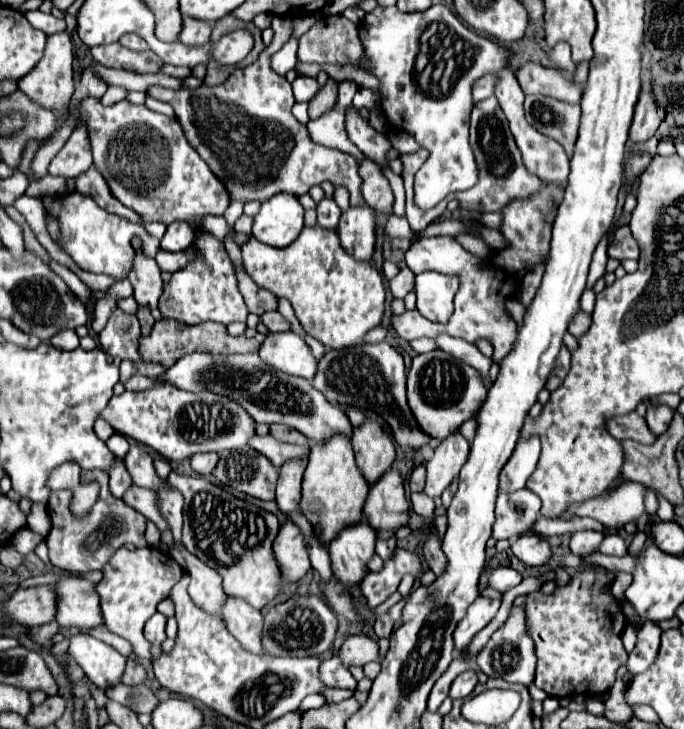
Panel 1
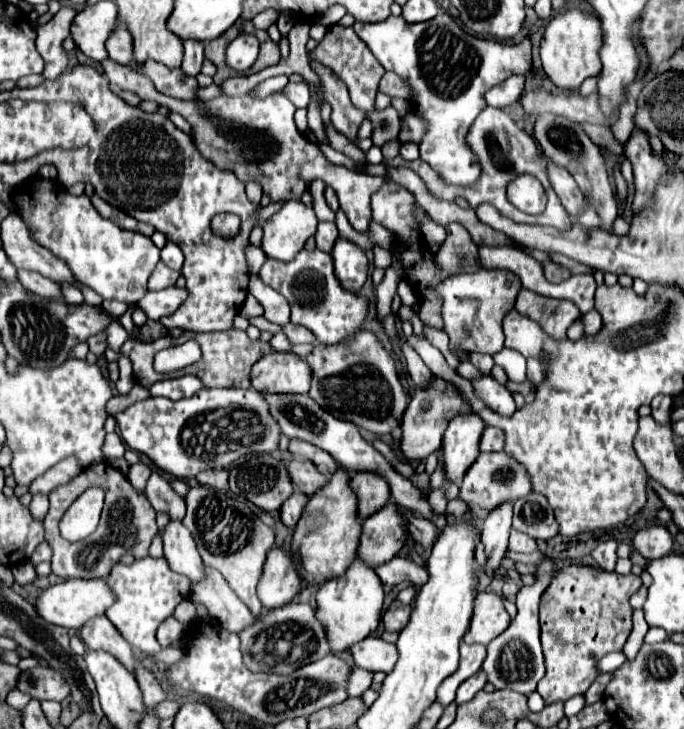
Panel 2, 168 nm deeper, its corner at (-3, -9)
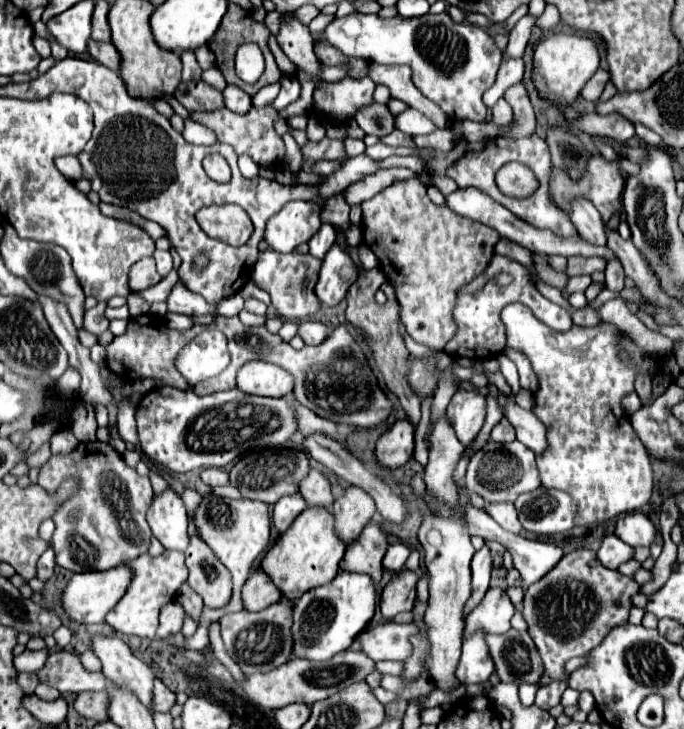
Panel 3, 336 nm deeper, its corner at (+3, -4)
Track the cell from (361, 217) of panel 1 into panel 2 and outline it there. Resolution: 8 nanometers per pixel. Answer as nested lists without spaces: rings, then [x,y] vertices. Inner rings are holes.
[[[338,237],[332,249],[336,277],[348,291],[360,291],[368,277],[368,257],[362,247],[346,237]]]

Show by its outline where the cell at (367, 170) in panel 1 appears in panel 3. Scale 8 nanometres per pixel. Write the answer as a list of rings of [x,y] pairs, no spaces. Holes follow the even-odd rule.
[[[418,178],[400,180],[362,204],[362,240],[376,254],[380,270],[394,286],[400,318],[414,342],[442,350],[456,334],[452,310],[460,286],[482,274],[494,256],[500,234],[490,226],[462,218],[448,206],[436,206]]]

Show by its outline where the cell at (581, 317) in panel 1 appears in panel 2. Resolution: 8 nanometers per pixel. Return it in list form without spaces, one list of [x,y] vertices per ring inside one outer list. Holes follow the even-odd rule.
[[[596,309],[586,313],[580,321],[584,325],[584,335],[596,335],[600,331],[600,327],[602,327],[602,319],[600,319],[600,313]]]

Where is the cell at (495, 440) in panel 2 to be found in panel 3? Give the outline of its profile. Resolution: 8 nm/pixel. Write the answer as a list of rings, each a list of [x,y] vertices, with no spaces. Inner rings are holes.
[[[502,418],[502,420],[492,428],[492,440],[494,440],[494,442],[512,442],[512,440],[516,440],[514,428],[512,428],[512,424],[510,424],[506,418]]]

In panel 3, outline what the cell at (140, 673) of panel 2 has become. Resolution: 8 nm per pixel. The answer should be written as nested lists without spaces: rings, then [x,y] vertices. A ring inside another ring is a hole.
[[[158,678],[154,680],[154,712],[170,712],[176,704],[176,694],[168,690]]]

